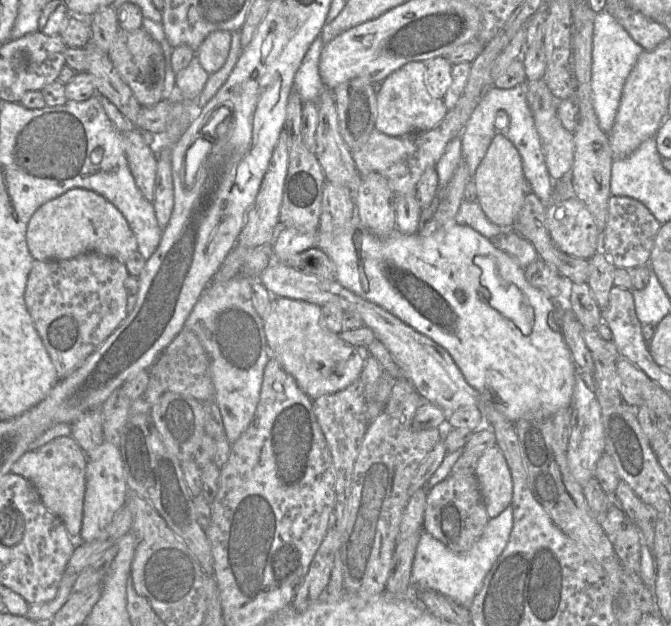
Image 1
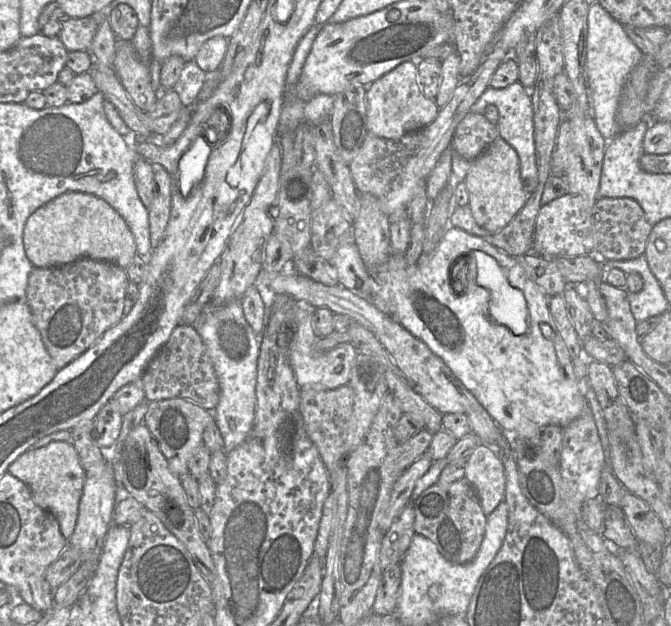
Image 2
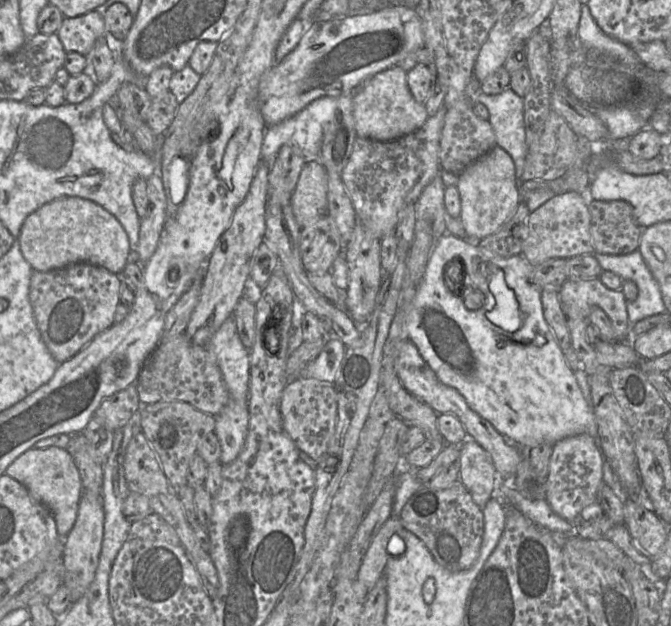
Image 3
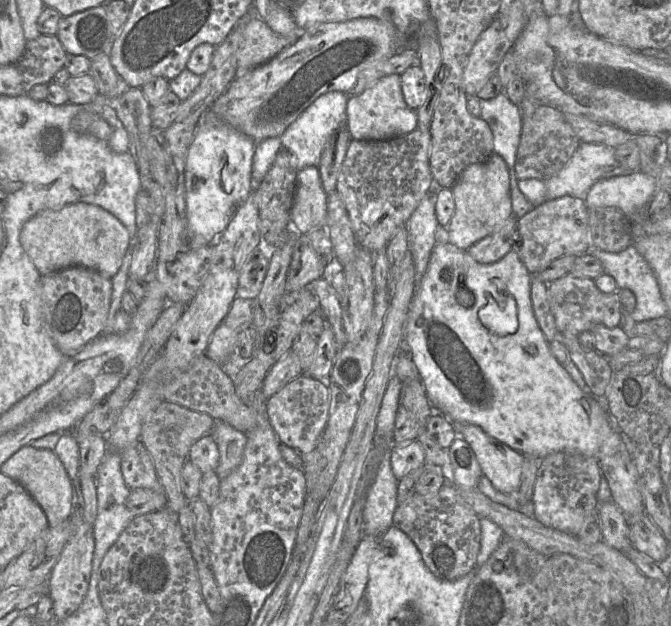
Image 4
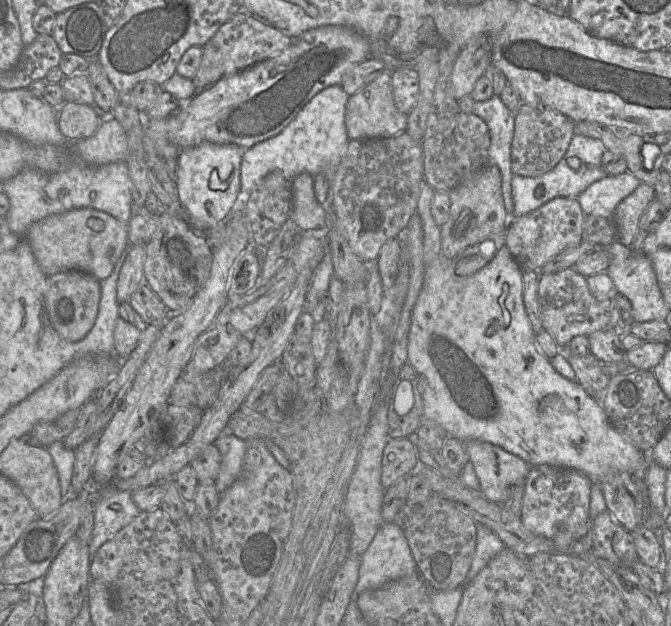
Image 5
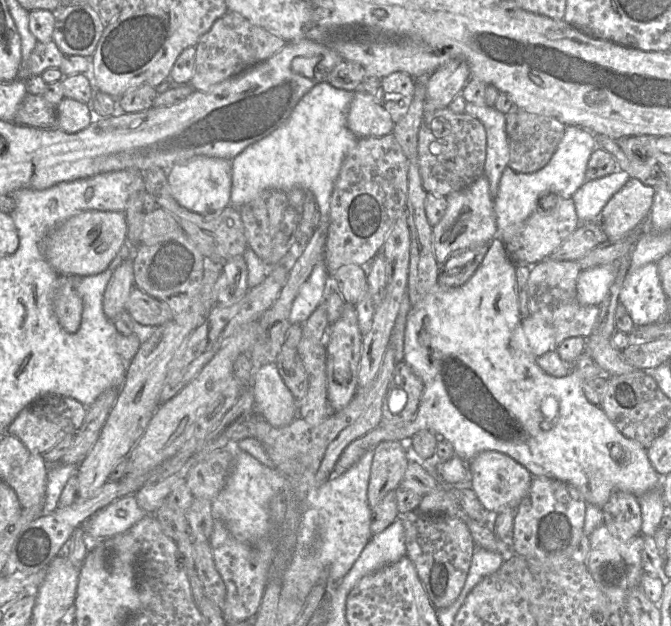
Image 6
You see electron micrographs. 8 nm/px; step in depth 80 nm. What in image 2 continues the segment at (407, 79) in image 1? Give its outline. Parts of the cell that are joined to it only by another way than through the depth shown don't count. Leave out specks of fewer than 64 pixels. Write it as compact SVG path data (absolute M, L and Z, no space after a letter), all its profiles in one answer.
M404 62L367 86L367 126L370 134L385 139L399 139L424 128L437 117L440 108L434 99L423 95L417 66L414 62Z

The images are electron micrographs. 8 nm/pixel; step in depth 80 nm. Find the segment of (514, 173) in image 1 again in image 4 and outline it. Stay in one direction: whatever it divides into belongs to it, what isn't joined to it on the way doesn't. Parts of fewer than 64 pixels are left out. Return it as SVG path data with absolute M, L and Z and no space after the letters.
M496 153L466 167L452 186L452 193L455 210L446 226L447 241L462 250L494 232L512 216L509 170L504 159Z

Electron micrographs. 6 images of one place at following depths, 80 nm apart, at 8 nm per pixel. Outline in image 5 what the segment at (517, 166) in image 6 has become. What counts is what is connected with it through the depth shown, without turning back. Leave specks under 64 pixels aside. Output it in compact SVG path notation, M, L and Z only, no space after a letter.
M521 104L515 111L514 135L511 144L512 173L537 177L549 172L565 155L574 134L574 122L564 114L552 109Z

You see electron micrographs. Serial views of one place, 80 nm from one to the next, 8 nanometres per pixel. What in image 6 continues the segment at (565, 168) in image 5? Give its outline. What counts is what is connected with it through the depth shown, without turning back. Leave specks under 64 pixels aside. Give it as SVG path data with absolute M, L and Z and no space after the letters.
M566 126L564 135L551 157L550 161L542 169L534 173L518 173L507 166L501 175L499 187L493 196L493 208L497 225L497 236L506 228L519 224L529 218L540 206L540 199L545 194L555 197L572 198L573 194L586 182L585 173L592 152L598 147L598 138L592 132L577 126Z

